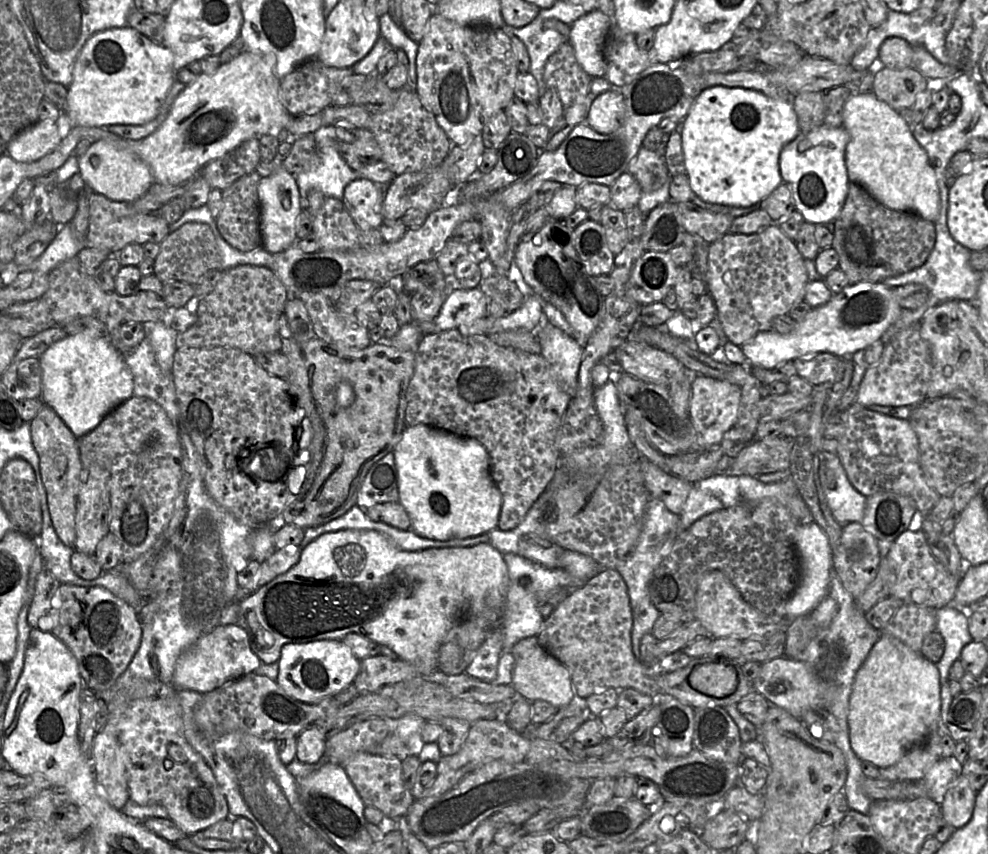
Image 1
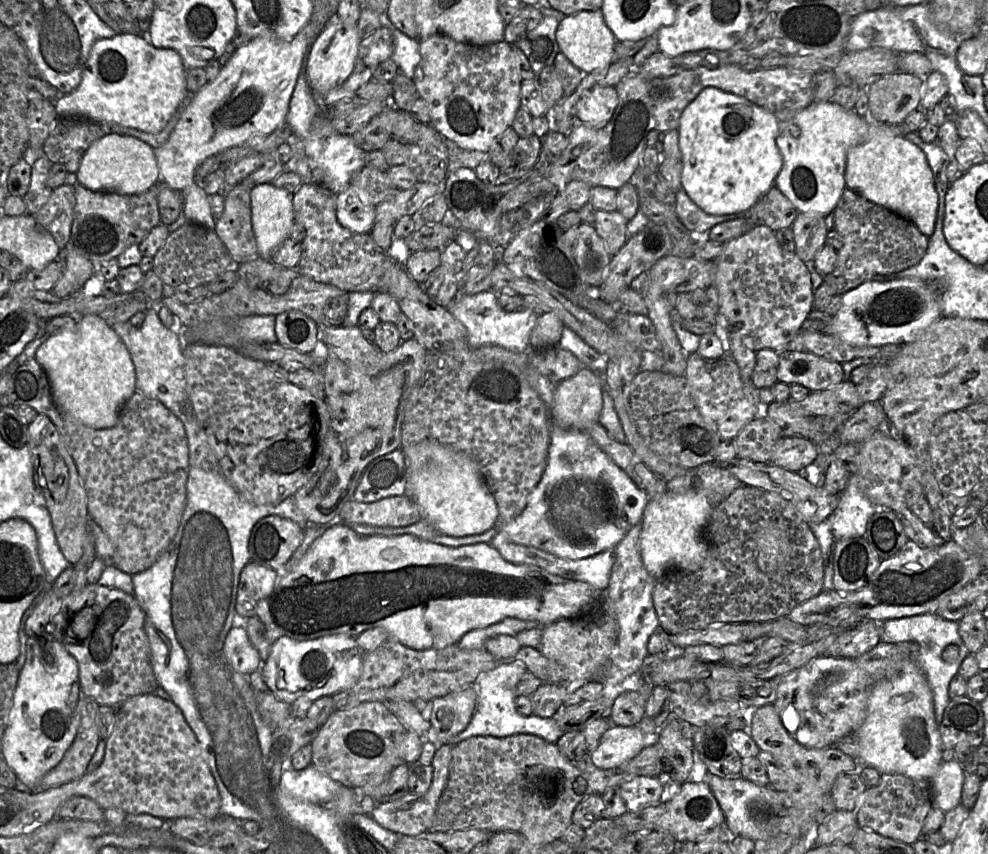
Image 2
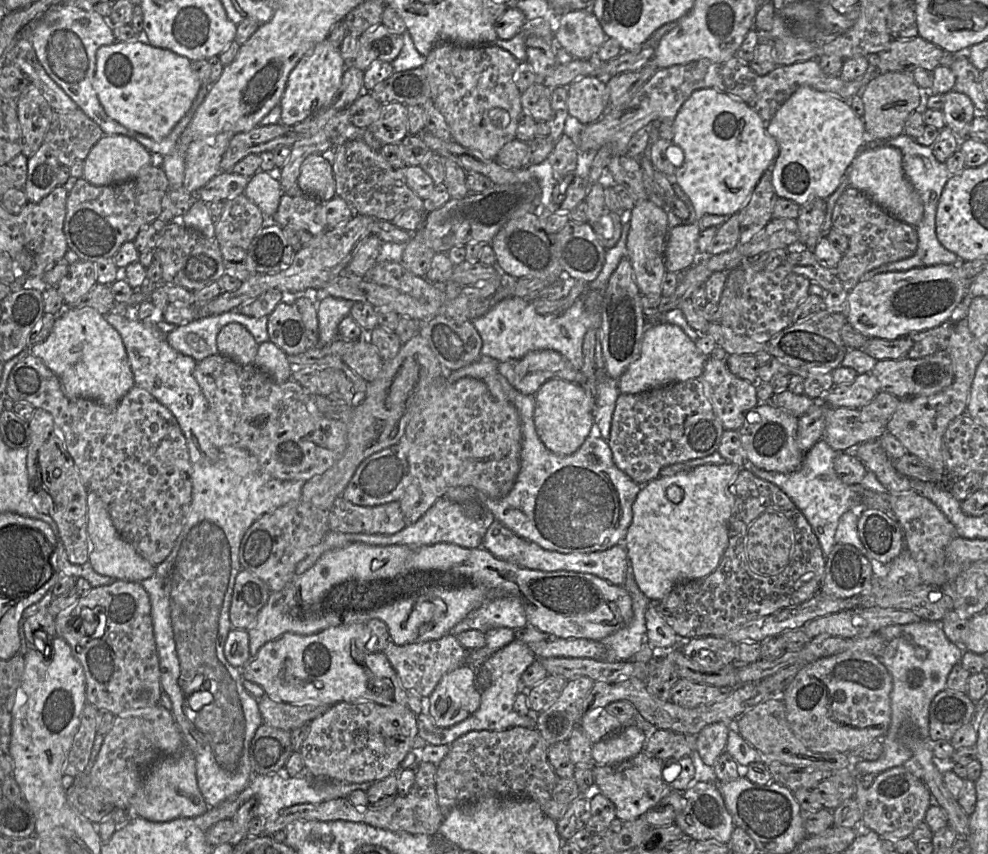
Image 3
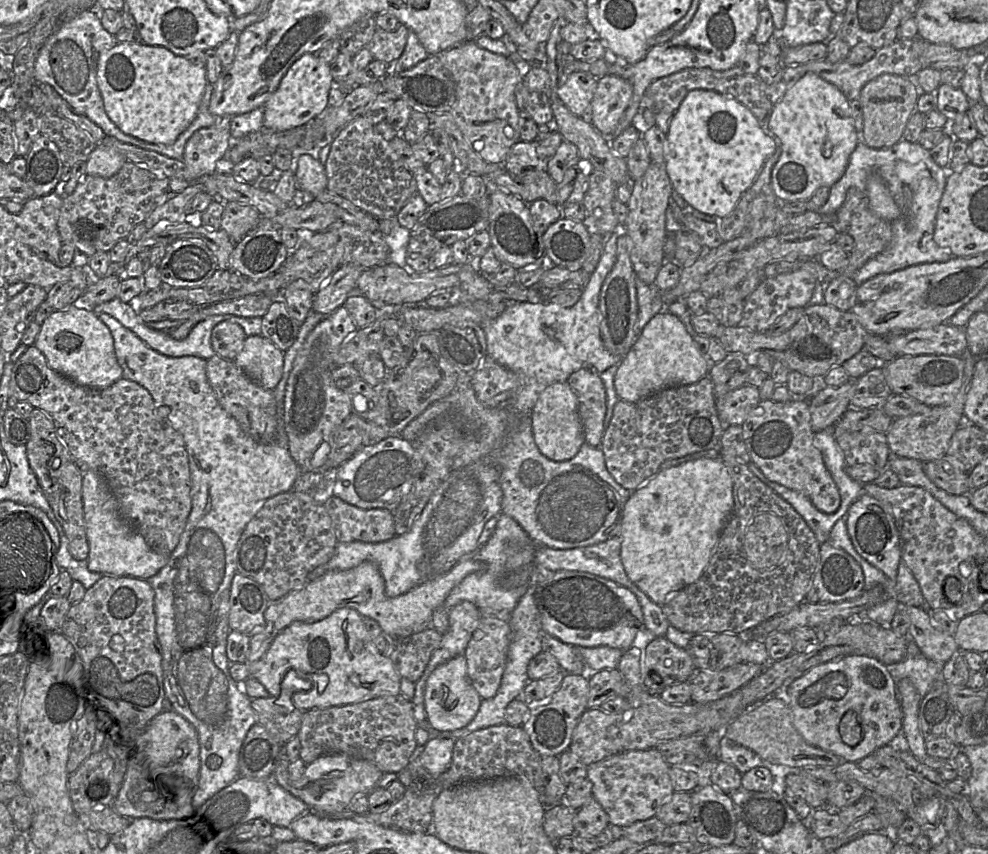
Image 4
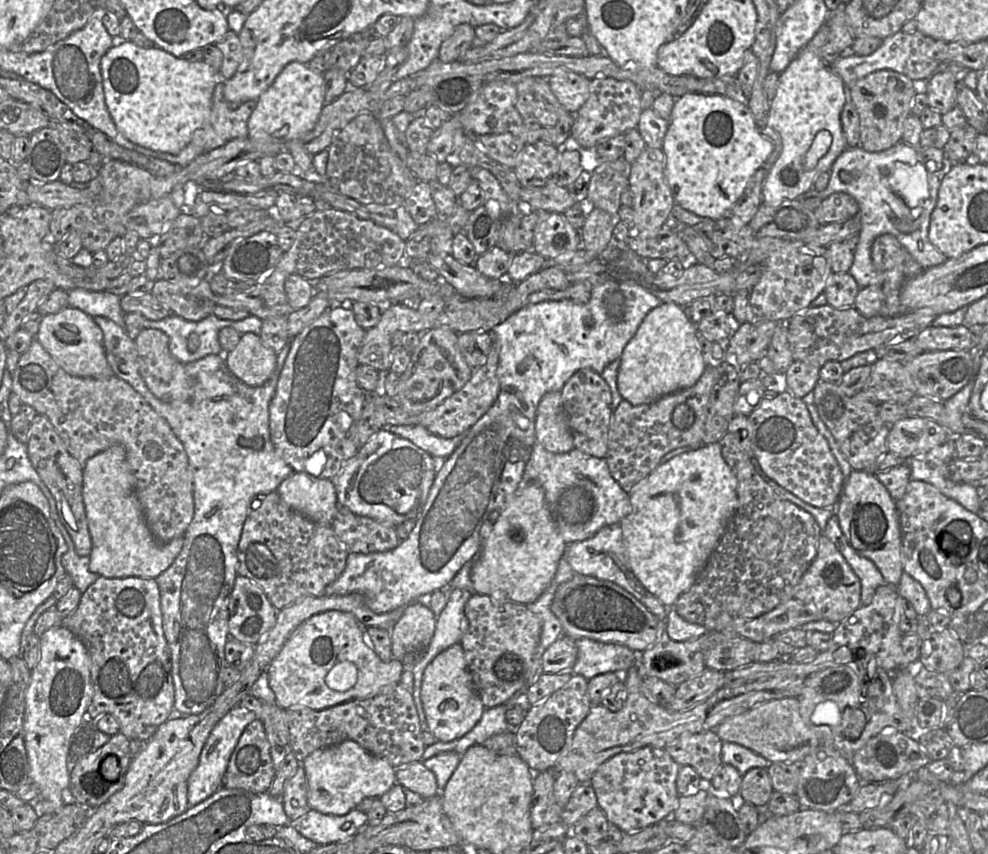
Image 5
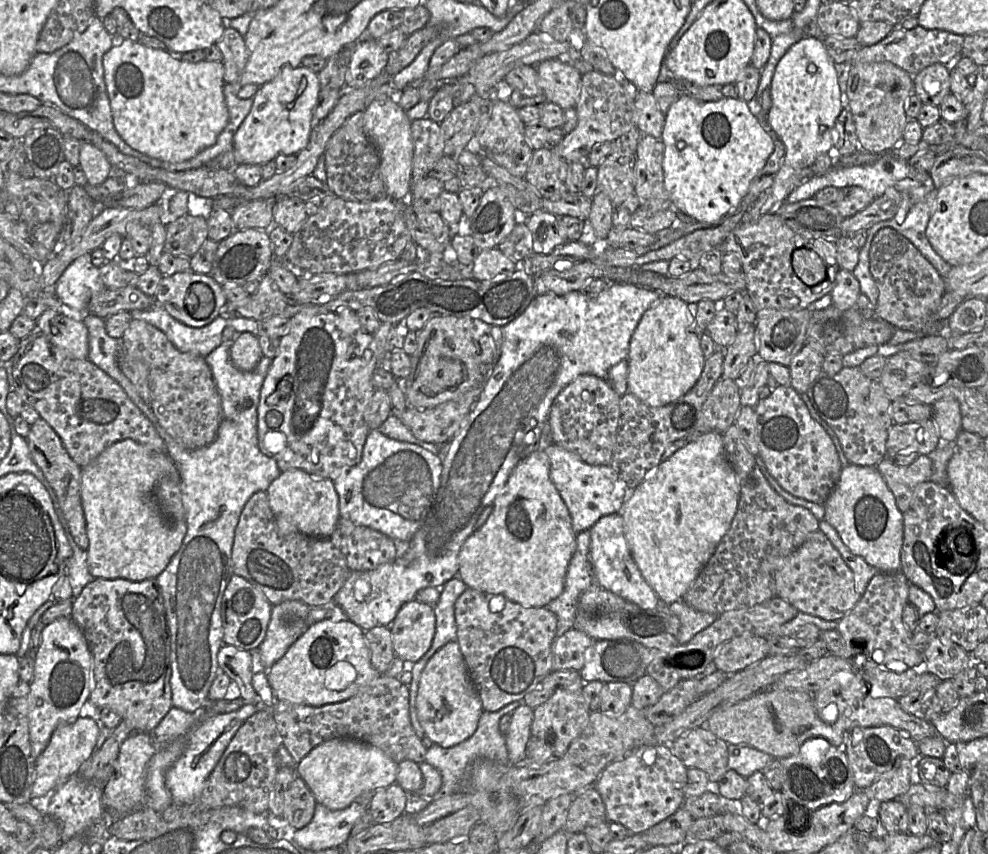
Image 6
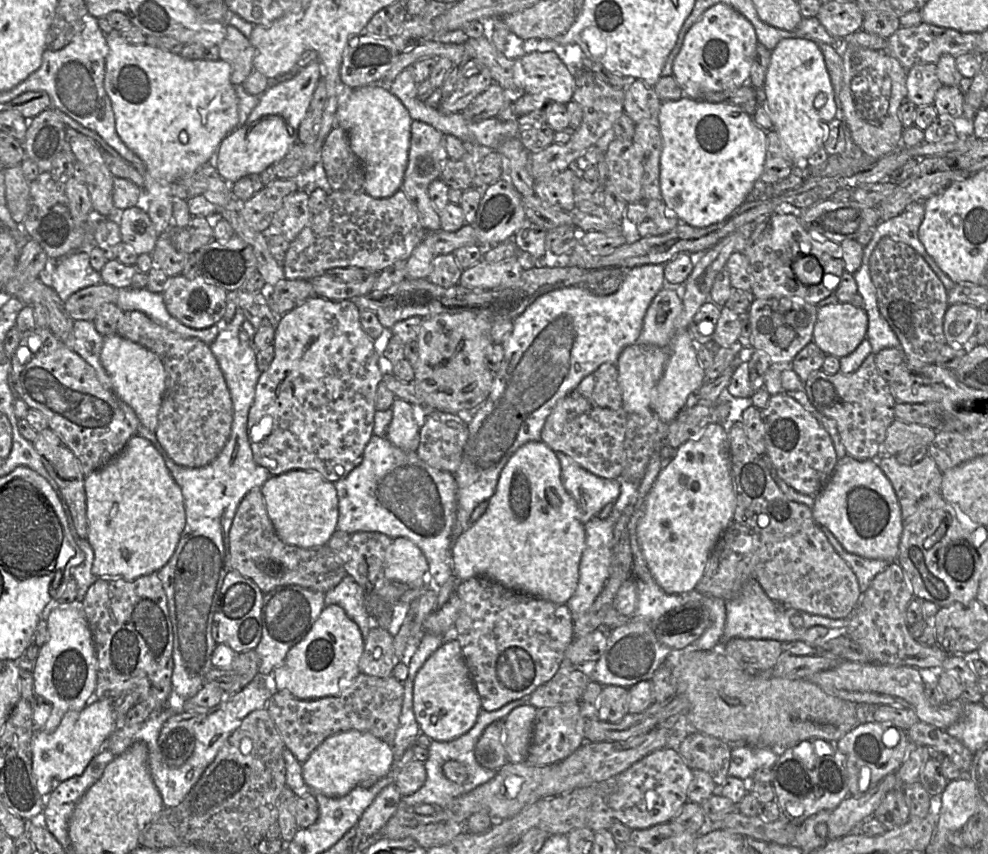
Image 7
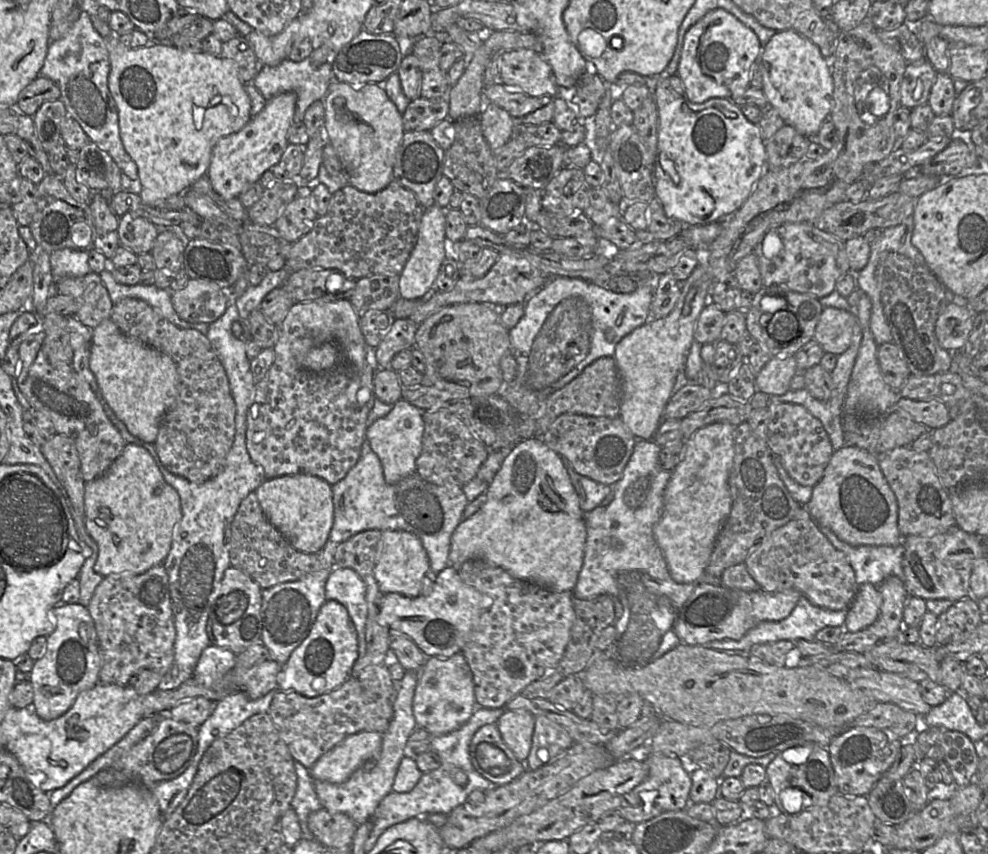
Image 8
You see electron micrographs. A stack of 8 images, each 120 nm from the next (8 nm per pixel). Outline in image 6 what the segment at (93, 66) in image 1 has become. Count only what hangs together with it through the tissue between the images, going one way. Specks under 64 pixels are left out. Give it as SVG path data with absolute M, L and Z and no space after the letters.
M125 39L120 46L113 46L103 57L104 81L110 100L114 127L120 137L133 149L149 157L159 160L181 163L187 161L204 149L212 146L217 141L218 136L229 122L229 112L226 106L223 88L225 85L225 67L222 61L187 62L181 59L181 53L150 48L141 44L139 41Z

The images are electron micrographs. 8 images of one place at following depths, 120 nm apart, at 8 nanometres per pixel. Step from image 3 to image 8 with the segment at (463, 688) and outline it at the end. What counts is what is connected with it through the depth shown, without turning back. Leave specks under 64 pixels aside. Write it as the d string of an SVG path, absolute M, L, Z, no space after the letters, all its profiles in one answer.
M462 652L450 657L428 657L417 672L413 712L418 728L439 736L458 729L470 719L477 705L473 675Z

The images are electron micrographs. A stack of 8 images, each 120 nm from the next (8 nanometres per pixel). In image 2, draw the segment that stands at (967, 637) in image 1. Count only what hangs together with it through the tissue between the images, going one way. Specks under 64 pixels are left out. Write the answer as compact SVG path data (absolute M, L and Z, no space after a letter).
M925 613L885 621L881 628L880 642L856 661L870 674L873 681L877 682L891 672L899 659L914 659L932 690L935 720L939 725L950 701L950 681L958 673L963 659L968 654L970 652L958 632L958 622L946 620L934 613Z

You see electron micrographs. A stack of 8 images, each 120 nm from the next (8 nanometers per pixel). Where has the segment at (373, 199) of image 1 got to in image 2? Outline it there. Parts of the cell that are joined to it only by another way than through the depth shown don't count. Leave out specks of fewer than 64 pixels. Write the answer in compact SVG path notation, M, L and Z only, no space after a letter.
M349 185L336 194L336 216L339 223L357 233L370 233L375 224L376 206Z

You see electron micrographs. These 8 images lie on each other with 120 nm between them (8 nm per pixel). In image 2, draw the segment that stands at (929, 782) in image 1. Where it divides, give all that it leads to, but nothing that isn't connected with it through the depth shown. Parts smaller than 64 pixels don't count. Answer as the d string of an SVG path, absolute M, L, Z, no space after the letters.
M958 761L942 762L930 780L933 806L945 813L958 806L962 801L964 776L965 773Z

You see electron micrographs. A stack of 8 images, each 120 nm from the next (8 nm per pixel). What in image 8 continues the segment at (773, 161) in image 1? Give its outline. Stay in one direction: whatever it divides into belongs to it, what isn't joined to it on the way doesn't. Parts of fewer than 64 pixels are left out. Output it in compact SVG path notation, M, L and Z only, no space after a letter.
M663 72L655 78L654 99L658 110L658 144L654 167L655 196L669 218L685 225L706 225L734 214L751 195L767 169L767 153L759 125L750 122L741 108L726 98L690 102L671 87Z

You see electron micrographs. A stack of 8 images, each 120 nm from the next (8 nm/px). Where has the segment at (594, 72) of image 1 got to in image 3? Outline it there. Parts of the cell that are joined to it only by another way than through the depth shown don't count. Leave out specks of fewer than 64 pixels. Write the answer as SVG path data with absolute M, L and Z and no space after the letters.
M590 10L573 11L559 19L555 39L574 59L595 57L600 46L609 37Z

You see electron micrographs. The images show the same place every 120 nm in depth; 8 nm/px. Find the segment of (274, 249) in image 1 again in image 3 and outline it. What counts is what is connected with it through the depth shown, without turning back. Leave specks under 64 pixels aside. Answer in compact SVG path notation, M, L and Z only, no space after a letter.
M262 170L251 177L244 193L258 206L266 220L272 219L282 195L285 194L280 179L277 180Z

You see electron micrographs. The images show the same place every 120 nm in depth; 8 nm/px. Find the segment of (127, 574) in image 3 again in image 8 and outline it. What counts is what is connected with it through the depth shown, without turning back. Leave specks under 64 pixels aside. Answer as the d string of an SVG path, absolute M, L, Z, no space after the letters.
M127 443L104 474L86 482L84 502L86 529L98 546L98 557L94 565L96 573L103 577L122 573L141 574L162 564L166 559L174 530L182 517L180 497L165 481L153 457L145 448Z

